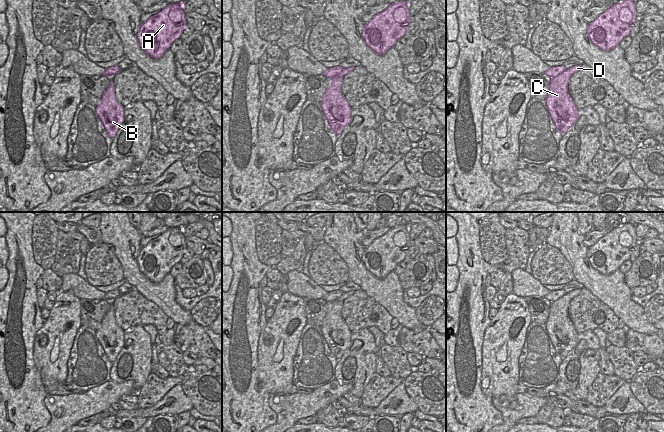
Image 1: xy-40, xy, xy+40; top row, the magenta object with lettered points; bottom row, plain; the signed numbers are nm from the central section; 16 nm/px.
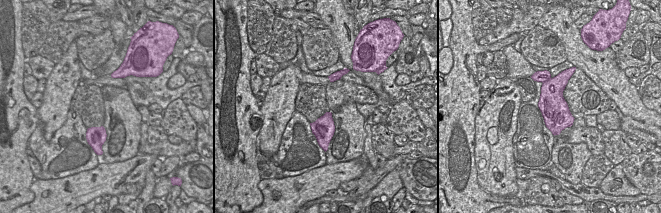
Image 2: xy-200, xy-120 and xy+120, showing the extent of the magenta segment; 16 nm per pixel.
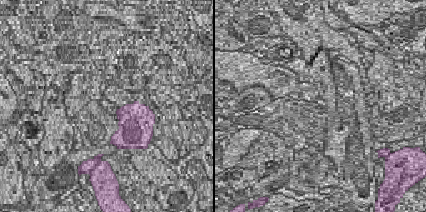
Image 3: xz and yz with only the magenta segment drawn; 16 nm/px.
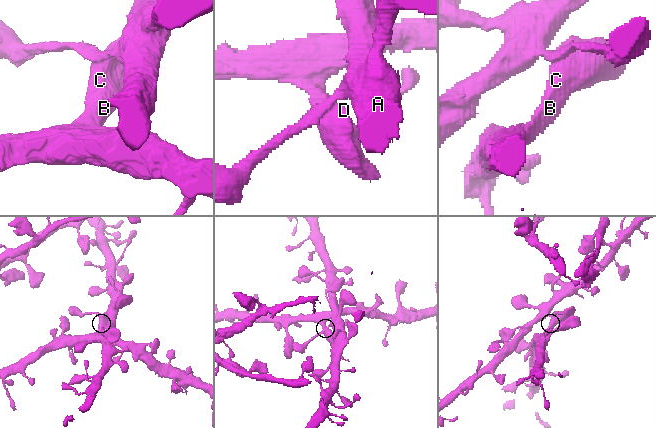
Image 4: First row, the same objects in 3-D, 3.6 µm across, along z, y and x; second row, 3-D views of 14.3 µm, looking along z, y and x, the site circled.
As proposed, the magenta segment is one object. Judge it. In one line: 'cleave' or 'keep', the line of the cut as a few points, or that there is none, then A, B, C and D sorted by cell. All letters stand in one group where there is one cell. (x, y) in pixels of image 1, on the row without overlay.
cleave; cut in xy+40 along (566, 293), (551, 302); A / B C D

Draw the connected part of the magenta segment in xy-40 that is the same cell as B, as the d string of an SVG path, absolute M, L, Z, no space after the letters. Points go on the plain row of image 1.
M112 304L102 320L101 328L96 331L96 338L106 353L108 360L113 363L124 346L124 330L116 324Z

